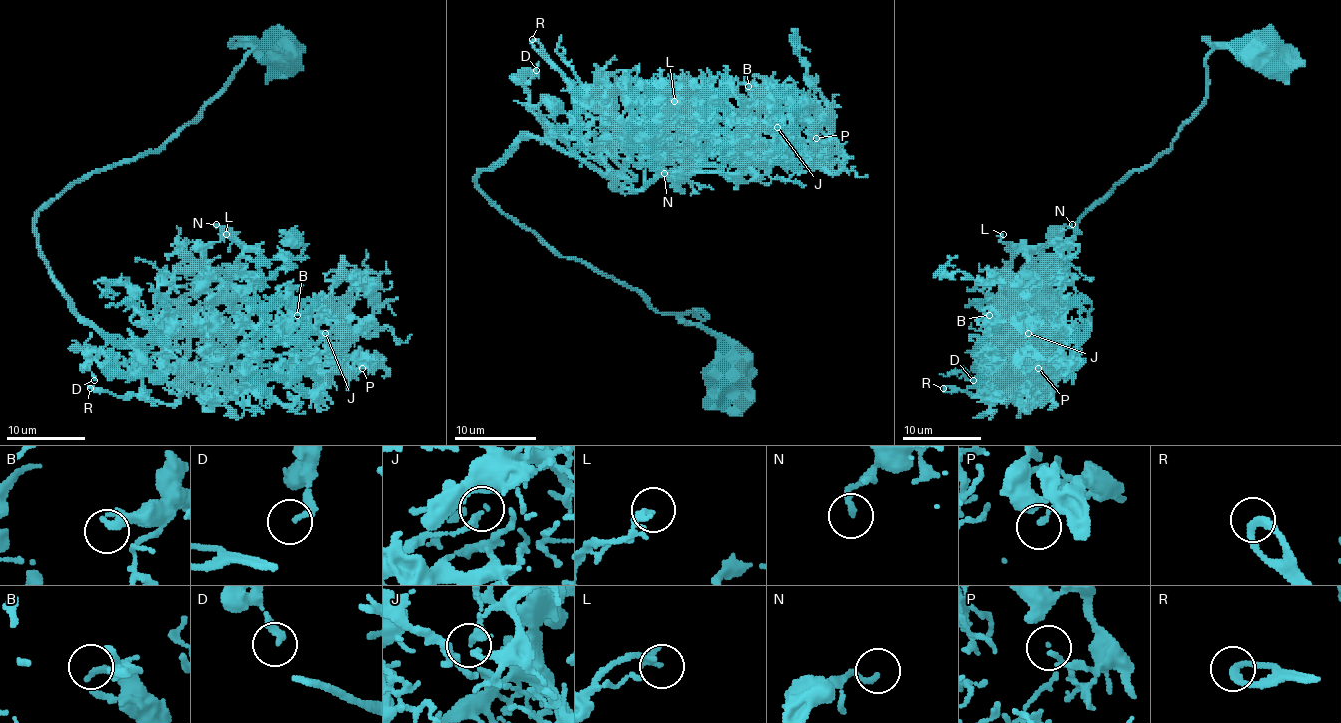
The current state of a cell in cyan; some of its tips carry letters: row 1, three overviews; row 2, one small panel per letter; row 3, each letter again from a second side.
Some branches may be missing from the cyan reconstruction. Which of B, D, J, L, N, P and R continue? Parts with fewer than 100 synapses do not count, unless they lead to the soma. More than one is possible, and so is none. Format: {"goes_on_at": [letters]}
{"goes_on_at": []}

